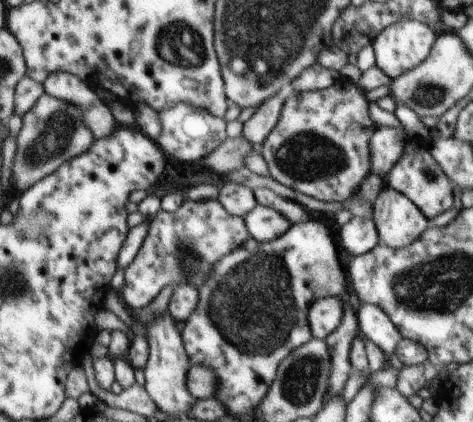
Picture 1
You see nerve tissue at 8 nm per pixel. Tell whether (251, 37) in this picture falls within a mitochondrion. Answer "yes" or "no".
yes

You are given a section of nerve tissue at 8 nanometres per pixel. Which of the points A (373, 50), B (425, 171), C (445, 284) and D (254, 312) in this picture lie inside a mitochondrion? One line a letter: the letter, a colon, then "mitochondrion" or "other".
A: other
B: mitochondrion
C: mitochondrion
D: mitochondrion

